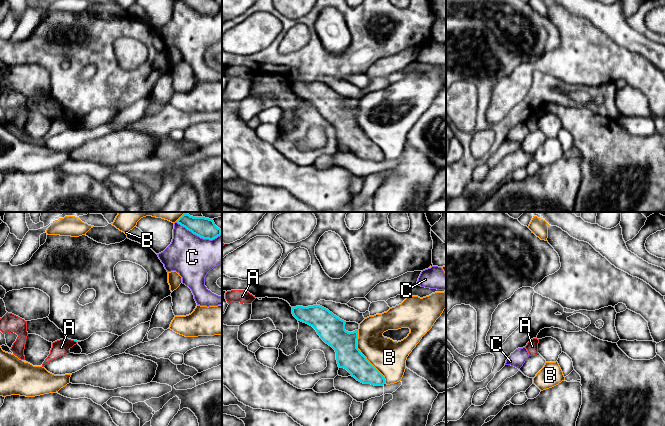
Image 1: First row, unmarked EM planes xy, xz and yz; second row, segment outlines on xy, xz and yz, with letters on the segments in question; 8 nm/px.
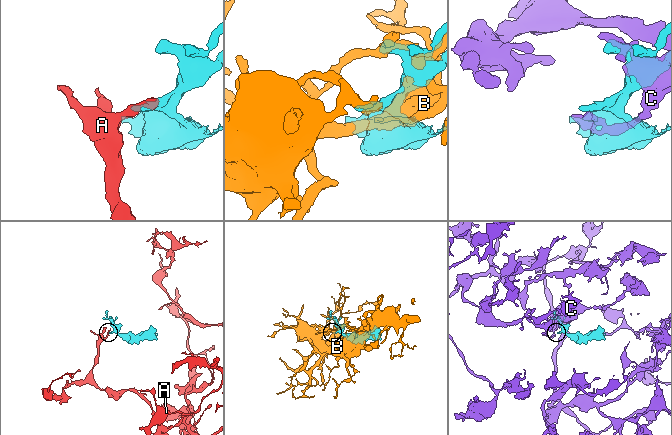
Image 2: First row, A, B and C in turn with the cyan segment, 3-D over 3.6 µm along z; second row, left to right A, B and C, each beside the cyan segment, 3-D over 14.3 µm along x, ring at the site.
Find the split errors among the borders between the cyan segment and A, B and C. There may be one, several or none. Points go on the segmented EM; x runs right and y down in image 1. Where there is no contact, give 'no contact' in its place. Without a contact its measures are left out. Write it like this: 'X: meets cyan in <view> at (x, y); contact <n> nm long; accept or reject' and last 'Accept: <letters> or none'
A: meets cyan in xy at (75, 340); contact 40 nm long; reject
B: meets cyan in xz at (365, 357); contact 480 nm long; reject
C: meets cyan in xy at (199, 236); contact 380 nm long; reject
Accept: none

